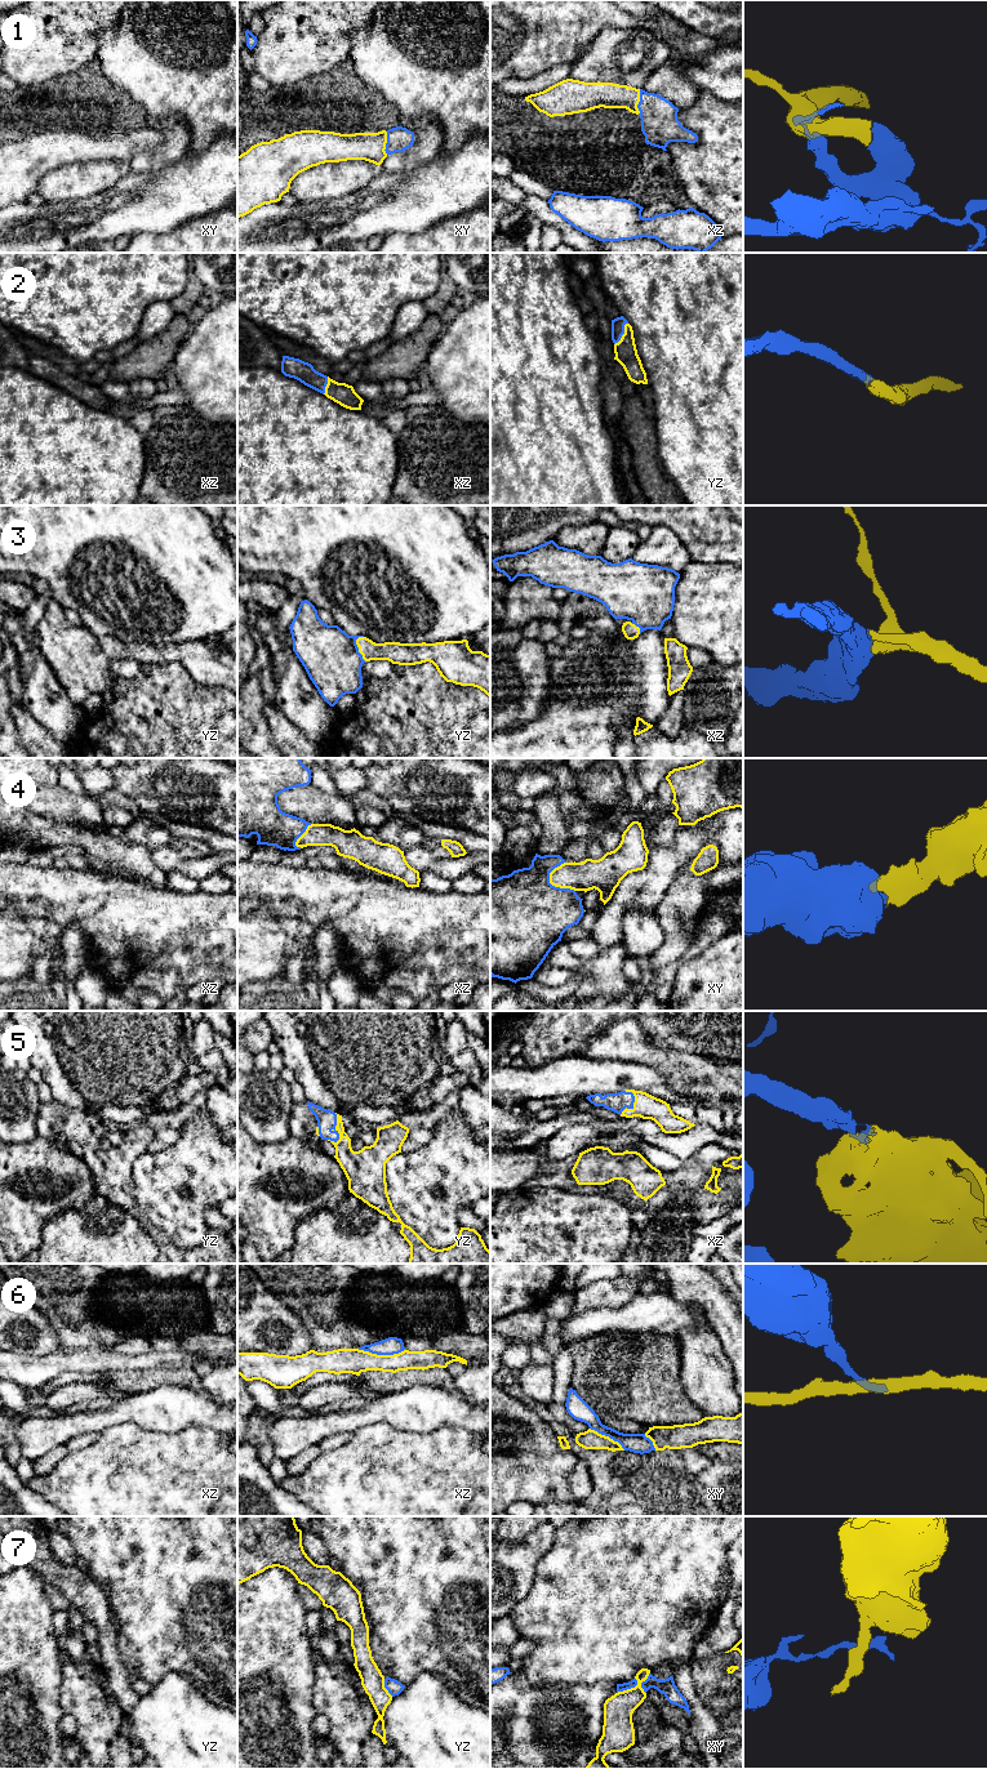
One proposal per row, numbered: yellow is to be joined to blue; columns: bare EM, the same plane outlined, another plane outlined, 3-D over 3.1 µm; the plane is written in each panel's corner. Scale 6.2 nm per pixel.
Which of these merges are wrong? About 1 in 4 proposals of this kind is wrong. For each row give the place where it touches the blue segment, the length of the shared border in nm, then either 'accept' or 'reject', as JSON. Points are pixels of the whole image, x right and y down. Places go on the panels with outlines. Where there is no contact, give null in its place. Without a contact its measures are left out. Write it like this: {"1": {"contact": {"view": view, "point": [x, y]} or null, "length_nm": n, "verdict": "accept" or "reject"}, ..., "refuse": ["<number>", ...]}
{"1": {"contact": {"view": "xz", "point": [639, 102]}, "length_nm": 160, "verdict": "accept"}, "2": {"contact": {"view": "yz", "point": [623, 333]}, "length_nm": 170, "verdict": "accept"}, "3": {"contact": {"view": "yz", "point": [358, 649]}, "length_nm": 170, "verdict": "accept"}, "4": {"contact": {"view": "xy", "point": [558, 887]}, "length_nm": 200, "verdict": "accept"}, "5": {"contact": {"view": "yz", "point": [334, 1128]}, "length_nm": 190, "verdict": "accept"}, "6": {"contact": {"view": "xz", "point": [381, 1354]}, "length_nm": 300, "verdict": "reject"}, "7": {"contact": {"view": "xy", "point": [628, 1688]}, "length_nm": 160, "verdict": "reject"}, "refuse": ["6", "7"]}

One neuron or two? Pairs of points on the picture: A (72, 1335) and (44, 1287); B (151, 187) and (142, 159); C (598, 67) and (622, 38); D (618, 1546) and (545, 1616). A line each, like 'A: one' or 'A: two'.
A: one
B: two
C: one
D: one

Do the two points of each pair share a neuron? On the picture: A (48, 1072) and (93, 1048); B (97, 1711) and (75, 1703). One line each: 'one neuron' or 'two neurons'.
A: two neurons
B: one neuron

